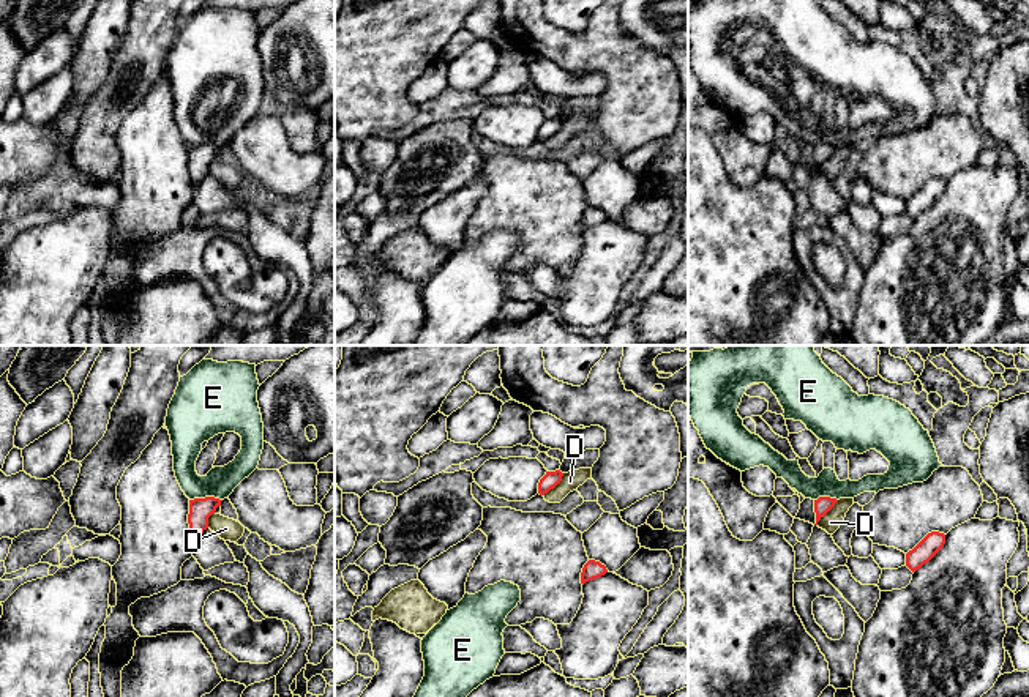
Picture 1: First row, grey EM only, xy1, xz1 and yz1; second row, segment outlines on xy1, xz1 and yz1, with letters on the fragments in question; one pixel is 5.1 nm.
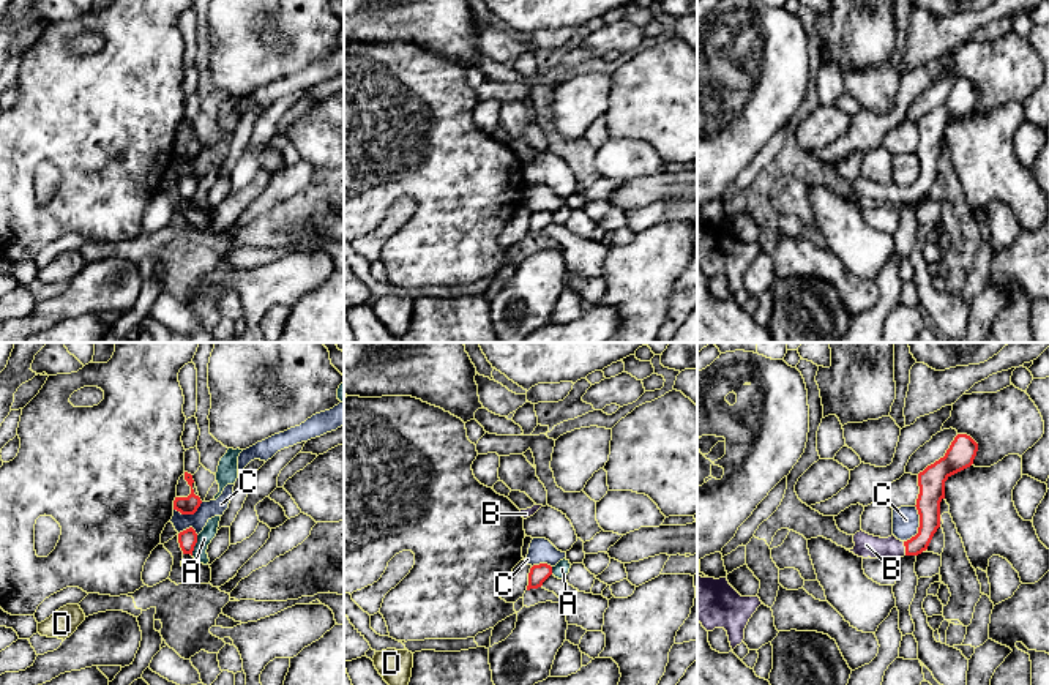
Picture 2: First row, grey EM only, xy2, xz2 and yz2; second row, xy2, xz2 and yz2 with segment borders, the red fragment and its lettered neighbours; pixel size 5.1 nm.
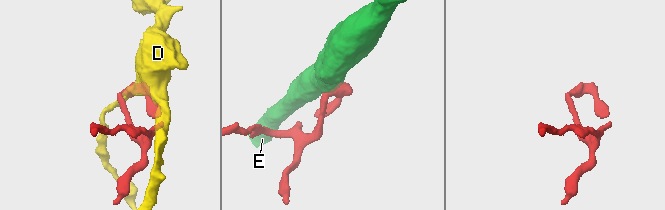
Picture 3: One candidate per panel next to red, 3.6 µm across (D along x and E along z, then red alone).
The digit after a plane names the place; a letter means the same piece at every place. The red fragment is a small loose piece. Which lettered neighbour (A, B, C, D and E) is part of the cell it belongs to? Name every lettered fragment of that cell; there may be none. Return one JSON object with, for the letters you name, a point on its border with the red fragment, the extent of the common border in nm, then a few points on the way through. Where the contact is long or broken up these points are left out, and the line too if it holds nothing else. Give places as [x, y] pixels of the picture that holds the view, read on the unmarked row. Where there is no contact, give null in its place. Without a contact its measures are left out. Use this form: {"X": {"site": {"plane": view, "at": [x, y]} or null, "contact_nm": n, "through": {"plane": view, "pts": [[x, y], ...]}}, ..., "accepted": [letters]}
{"B": {"site": {"plane": "yz2", "at": [906, 194]}, "contact_nm": 70, "through": {"plane": "yz2", "pts": [[928, 152], [926, 179], [906, 194], [876, 194], [866, 191]]}}, "accepted": ["B"]}

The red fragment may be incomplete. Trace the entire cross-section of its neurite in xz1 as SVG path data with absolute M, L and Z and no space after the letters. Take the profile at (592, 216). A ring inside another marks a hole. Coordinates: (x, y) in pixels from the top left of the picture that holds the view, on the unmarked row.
M589 207L581 219L581 230L584 232L589 227L598 226L608 219L606 213L600 208Z

